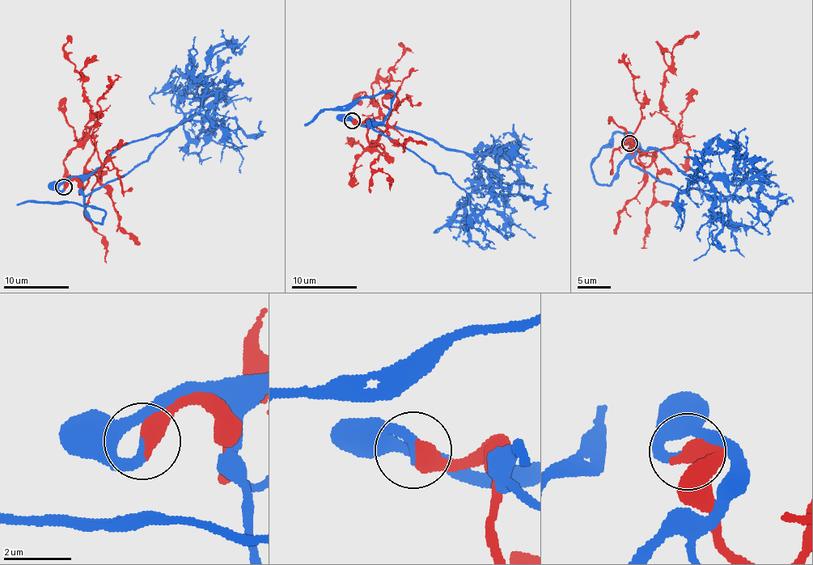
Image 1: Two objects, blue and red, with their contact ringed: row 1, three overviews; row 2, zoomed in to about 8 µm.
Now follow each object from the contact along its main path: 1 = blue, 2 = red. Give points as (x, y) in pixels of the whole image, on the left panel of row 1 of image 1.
1: (63, 186), (77, 178), (83, 192), (91, 194), (147, 159), (183, 122), (179, 99), (228, 56)
2: (63, 186), (75, 179), (82, 191), (94, 147), (92, 126), (86, 125), (91, 104), (63, 48), (70, 35)

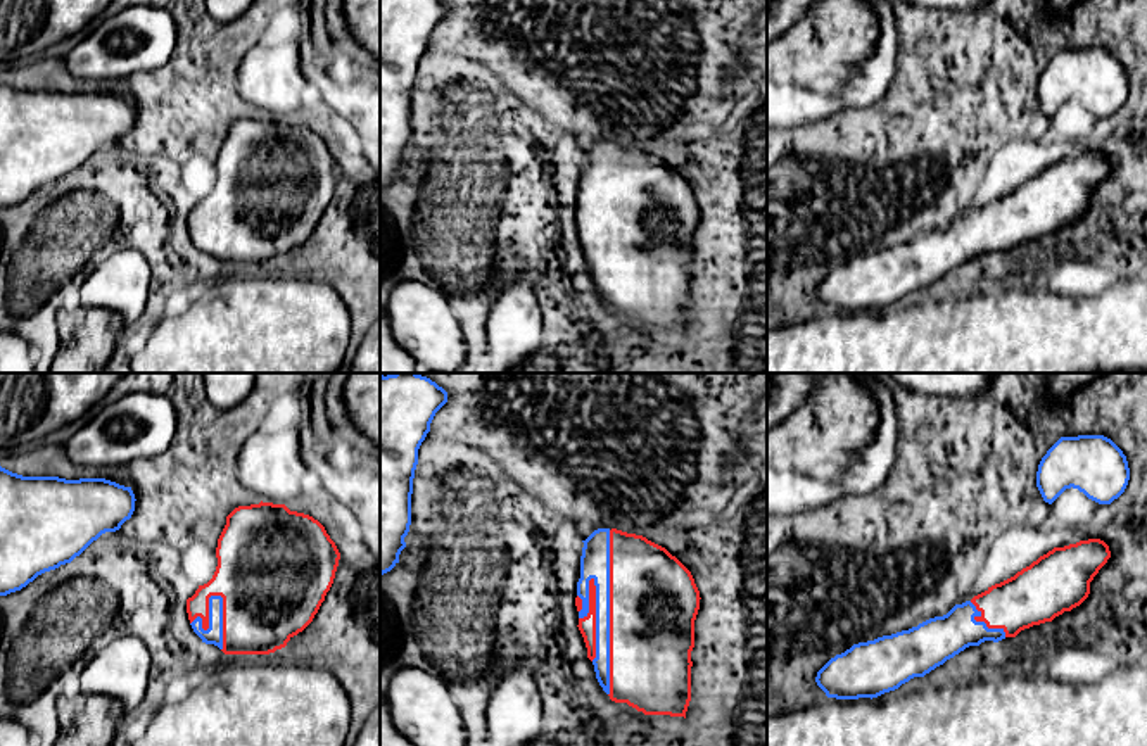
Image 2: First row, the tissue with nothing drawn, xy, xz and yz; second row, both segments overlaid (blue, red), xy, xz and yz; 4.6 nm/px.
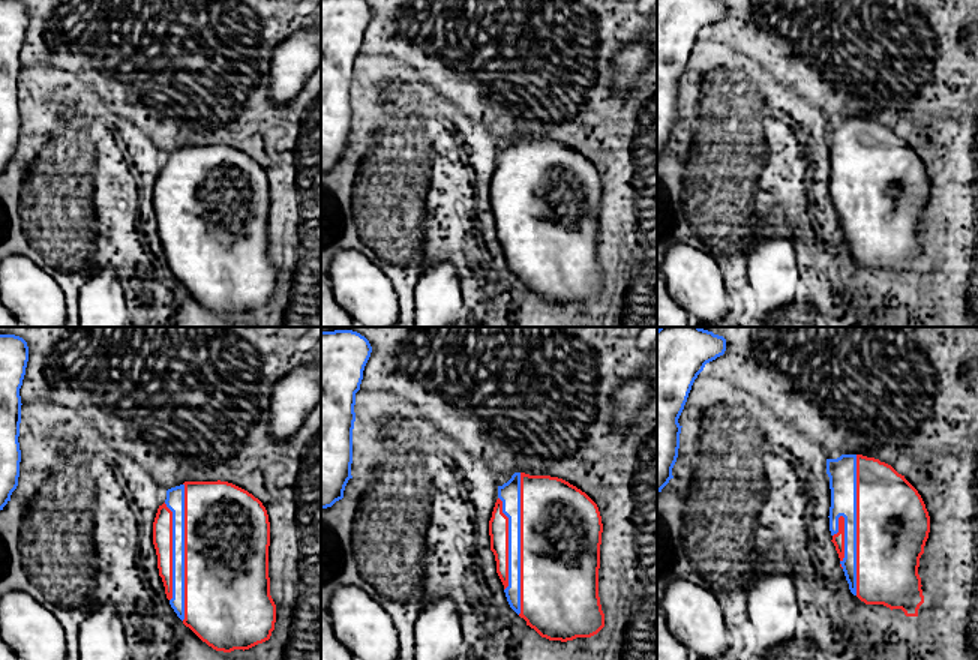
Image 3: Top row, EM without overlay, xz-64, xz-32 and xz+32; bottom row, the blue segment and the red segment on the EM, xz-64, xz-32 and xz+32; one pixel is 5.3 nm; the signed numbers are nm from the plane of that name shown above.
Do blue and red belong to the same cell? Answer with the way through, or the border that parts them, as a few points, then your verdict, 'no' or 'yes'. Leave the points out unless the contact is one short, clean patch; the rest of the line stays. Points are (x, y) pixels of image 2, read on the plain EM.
yes

